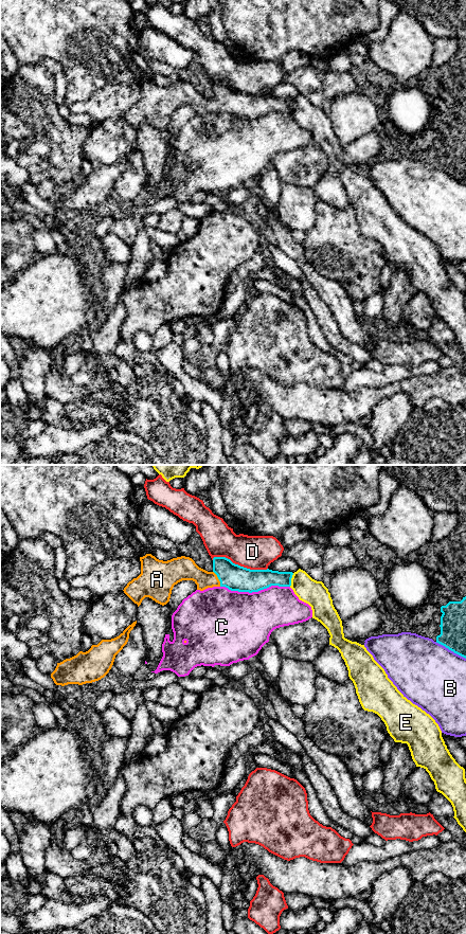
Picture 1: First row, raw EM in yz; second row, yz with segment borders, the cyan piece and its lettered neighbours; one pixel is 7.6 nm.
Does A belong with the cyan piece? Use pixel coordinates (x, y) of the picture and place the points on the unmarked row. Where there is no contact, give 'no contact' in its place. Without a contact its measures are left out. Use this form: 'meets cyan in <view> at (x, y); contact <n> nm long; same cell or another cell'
meets cyan in yz at (218, 104); contact 130 nm long; same cell

